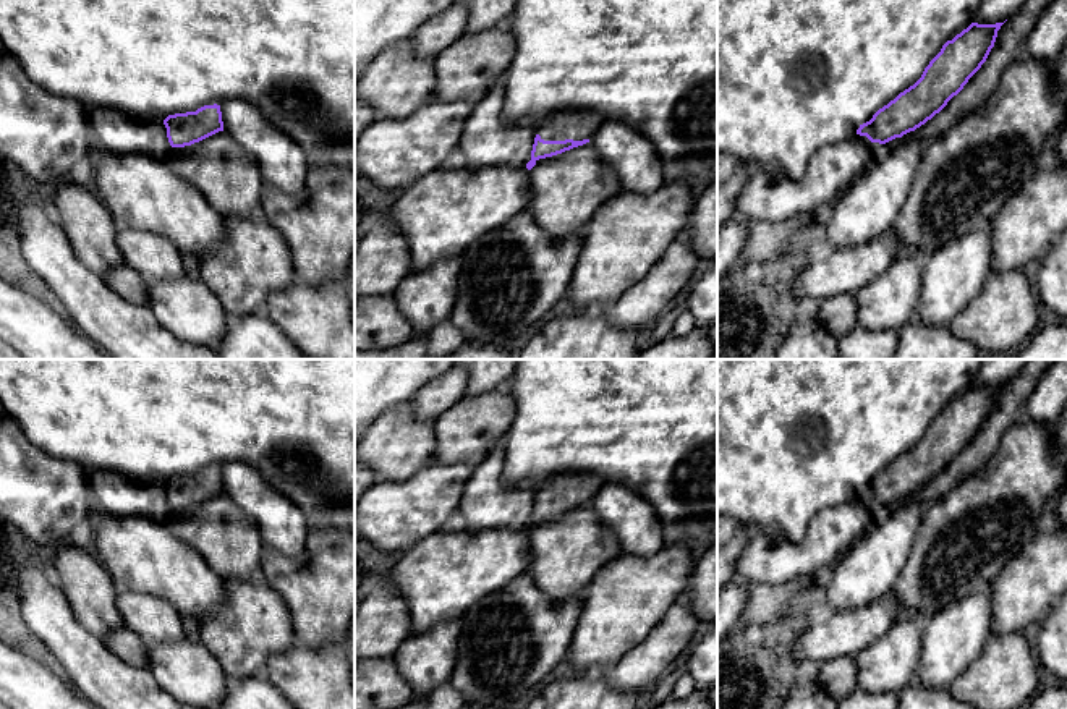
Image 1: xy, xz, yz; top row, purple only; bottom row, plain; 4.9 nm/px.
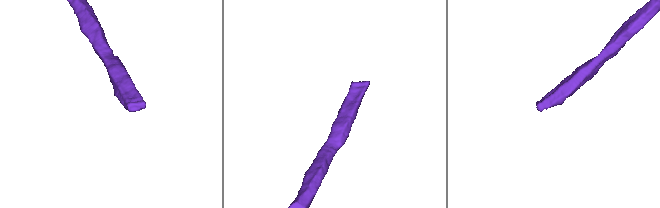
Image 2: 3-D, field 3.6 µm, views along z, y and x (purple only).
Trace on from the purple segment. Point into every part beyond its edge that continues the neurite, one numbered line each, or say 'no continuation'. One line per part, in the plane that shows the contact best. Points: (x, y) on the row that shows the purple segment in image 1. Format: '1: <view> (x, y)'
1: xz (575, 125)

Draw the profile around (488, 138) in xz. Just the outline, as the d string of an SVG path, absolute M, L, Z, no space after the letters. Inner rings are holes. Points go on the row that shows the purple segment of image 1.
M499 78L466 118L457 159L470 172L489 165L523 168L531 160L538 126L510 125L502 117L504 79Z

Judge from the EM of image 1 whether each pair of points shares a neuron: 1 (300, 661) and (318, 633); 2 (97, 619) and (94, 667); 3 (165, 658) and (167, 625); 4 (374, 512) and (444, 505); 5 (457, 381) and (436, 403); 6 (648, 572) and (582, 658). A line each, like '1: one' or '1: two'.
1: two
2: two
3: two
4: one
5: one
6: one

